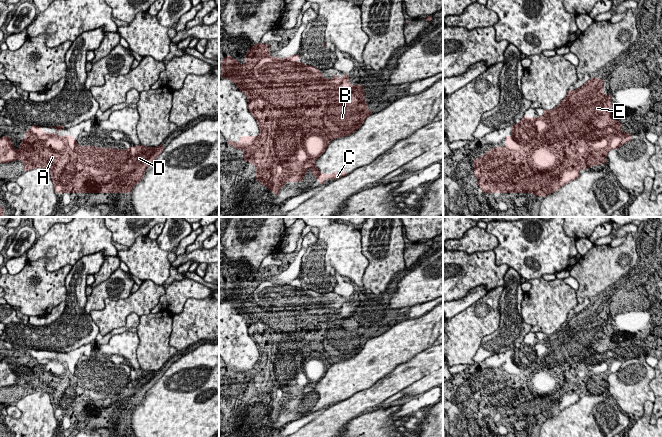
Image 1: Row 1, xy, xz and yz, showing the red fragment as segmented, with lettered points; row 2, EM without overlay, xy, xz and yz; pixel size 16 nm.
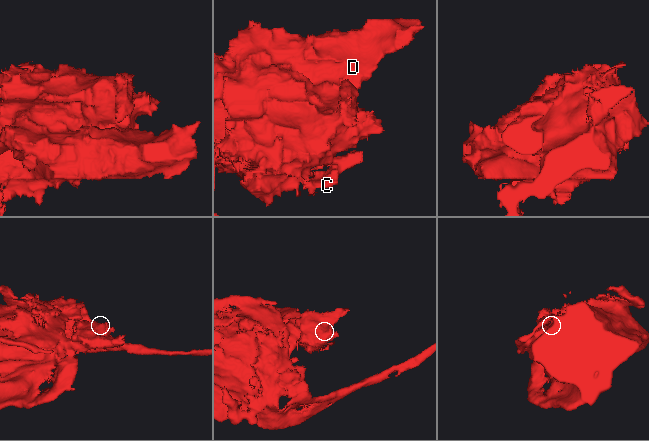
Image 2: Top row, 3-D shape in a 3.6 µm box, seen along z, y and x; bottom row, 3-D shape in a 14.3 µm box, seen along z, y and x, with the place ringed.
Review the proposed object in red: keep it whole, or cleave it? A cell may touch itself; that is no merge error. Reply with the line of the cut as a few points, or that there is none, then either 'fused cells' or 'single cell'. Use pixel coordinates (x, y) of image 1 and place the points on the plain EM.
cut none; single cell

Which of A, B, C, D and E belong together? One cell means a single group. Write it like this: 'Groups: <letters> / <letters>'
Groups: A B C D E

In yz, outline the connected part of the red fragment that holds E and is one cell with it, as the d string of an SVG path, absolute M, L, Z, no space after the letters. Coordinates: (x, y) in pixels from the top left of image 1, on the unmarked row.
M590 302L582 311L576 314L568 314L567 320L553 334L542 334L543 339L539 341L524 340L519 347L514 347L510 354L511 360L505 360L505 370L490 372L480 382L474 383L474 399L479 403L478 410L483 417L533 417L536 420L546 421L548 418L559 414L566 407L577 403L580 400L580 394L587 393L590 390L607 388L606 380L611 373L618 373L623 368L632 365L632 359L621 354L621 346L612 343L612 319L604 318L604 304L599 302Z

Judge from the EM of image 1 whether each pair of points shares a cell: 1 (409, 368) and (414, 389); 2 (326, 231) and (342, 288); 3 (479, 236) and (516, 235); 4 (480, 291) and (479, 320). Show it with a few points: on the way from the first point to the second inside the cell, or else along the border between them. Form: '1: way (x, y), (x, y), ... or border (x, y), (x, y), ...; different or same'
1: border (432, 371), (400, 391); different
2: border (325, 252), (324, 260), (345, 277); different
3: border (485, 229), (497, 240), (497, 245), (493, 250); different
4: border (488, 292), (460, 311); different

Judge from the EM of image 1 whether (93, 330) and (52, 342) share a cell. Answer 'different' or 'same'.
same

